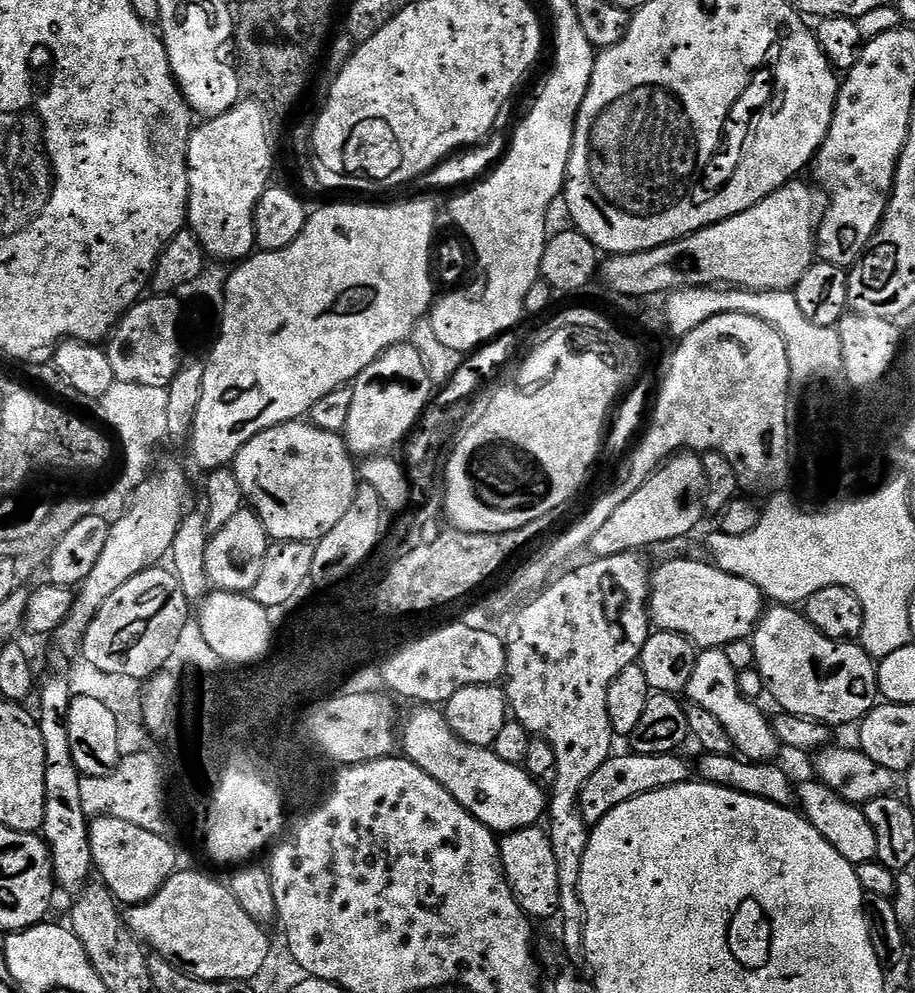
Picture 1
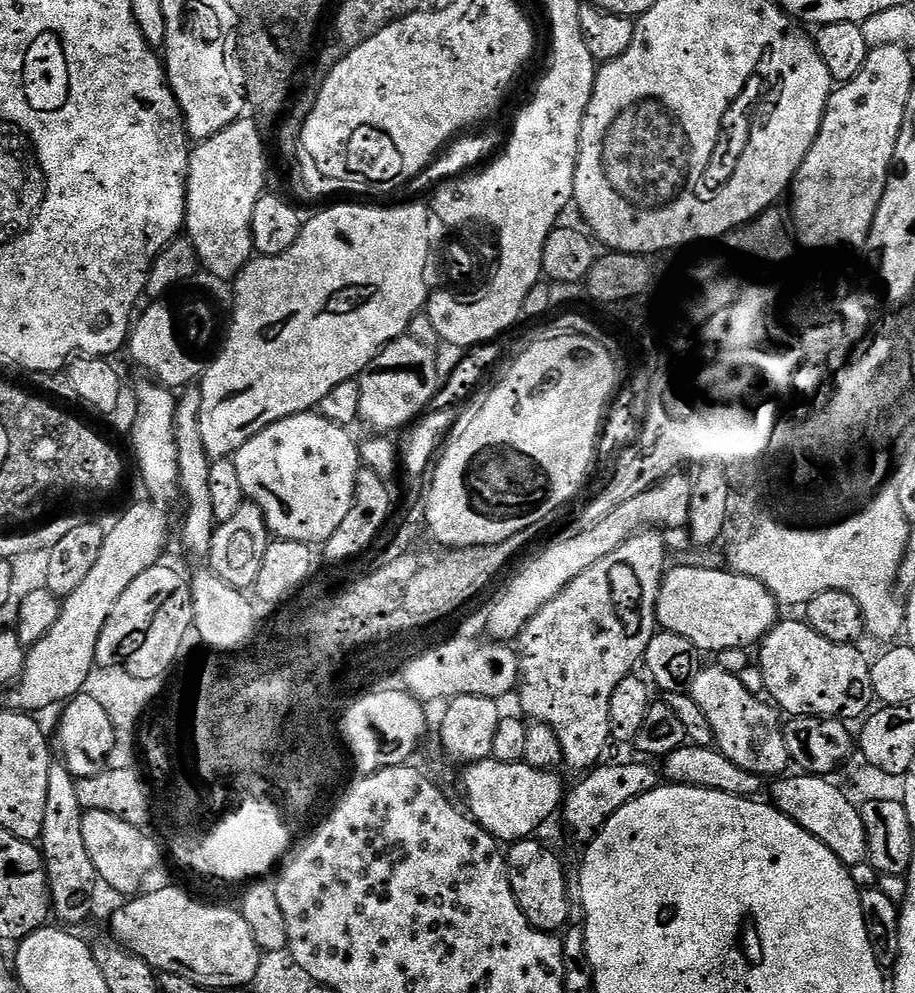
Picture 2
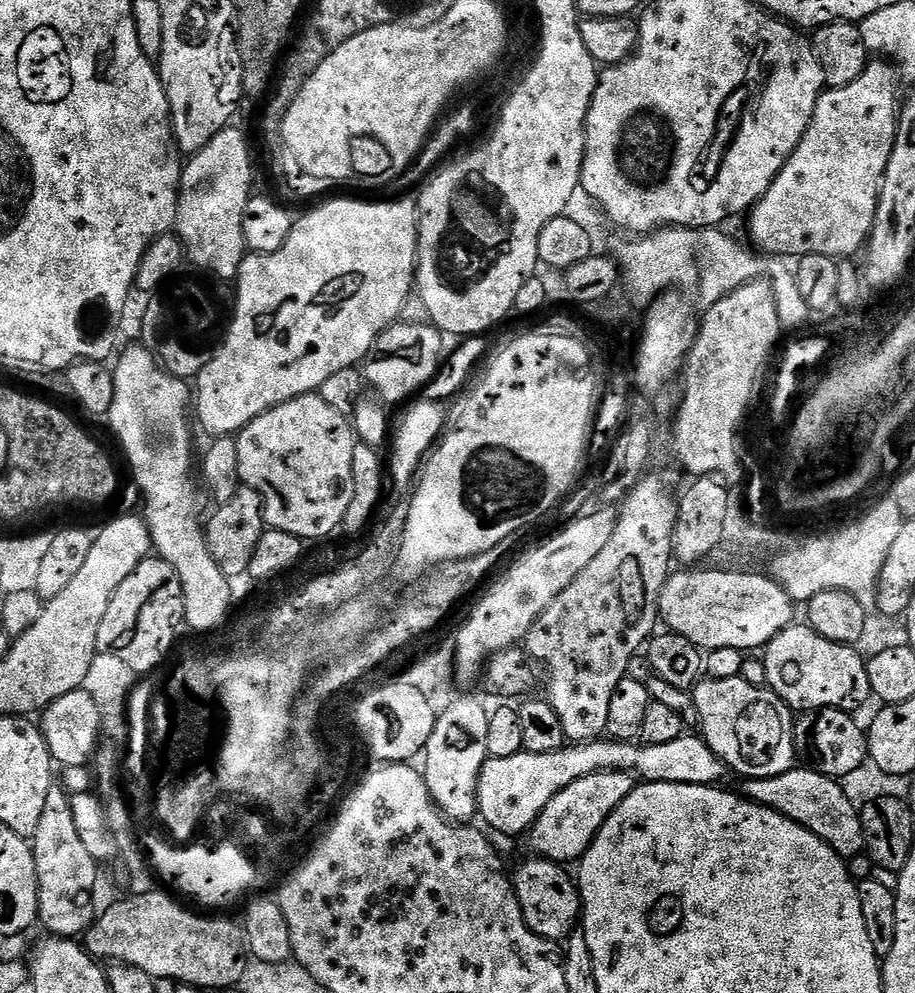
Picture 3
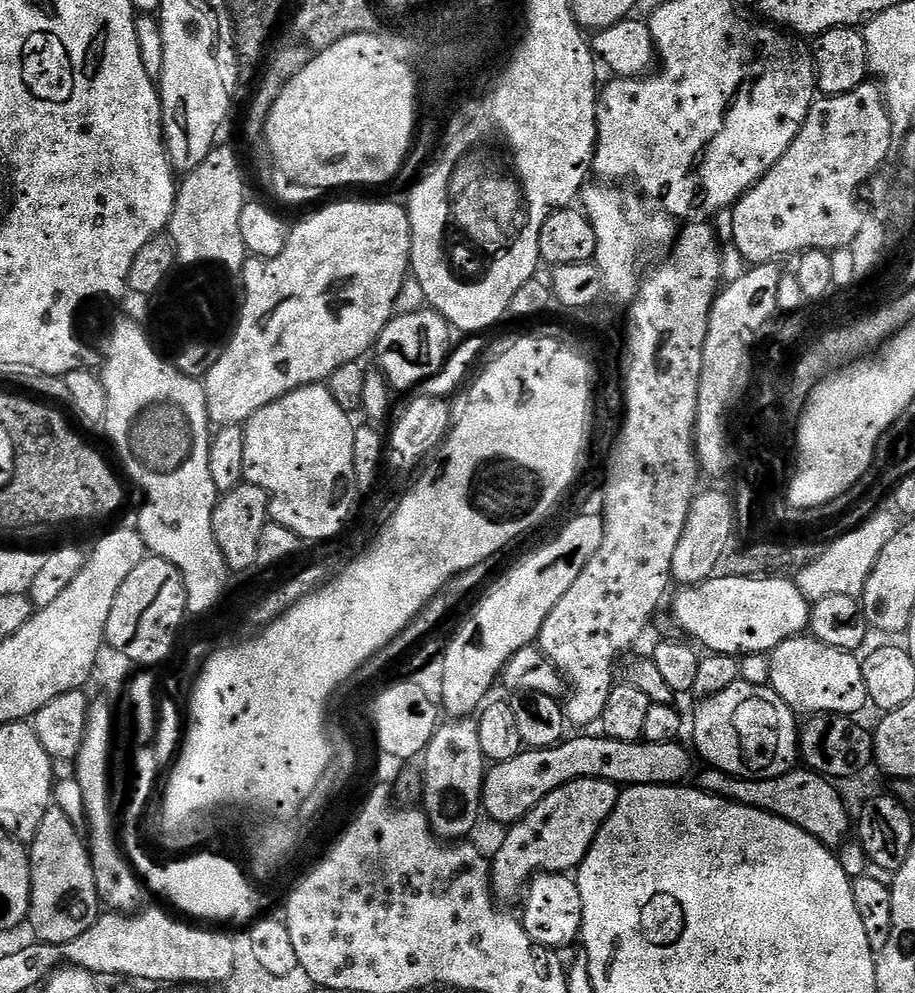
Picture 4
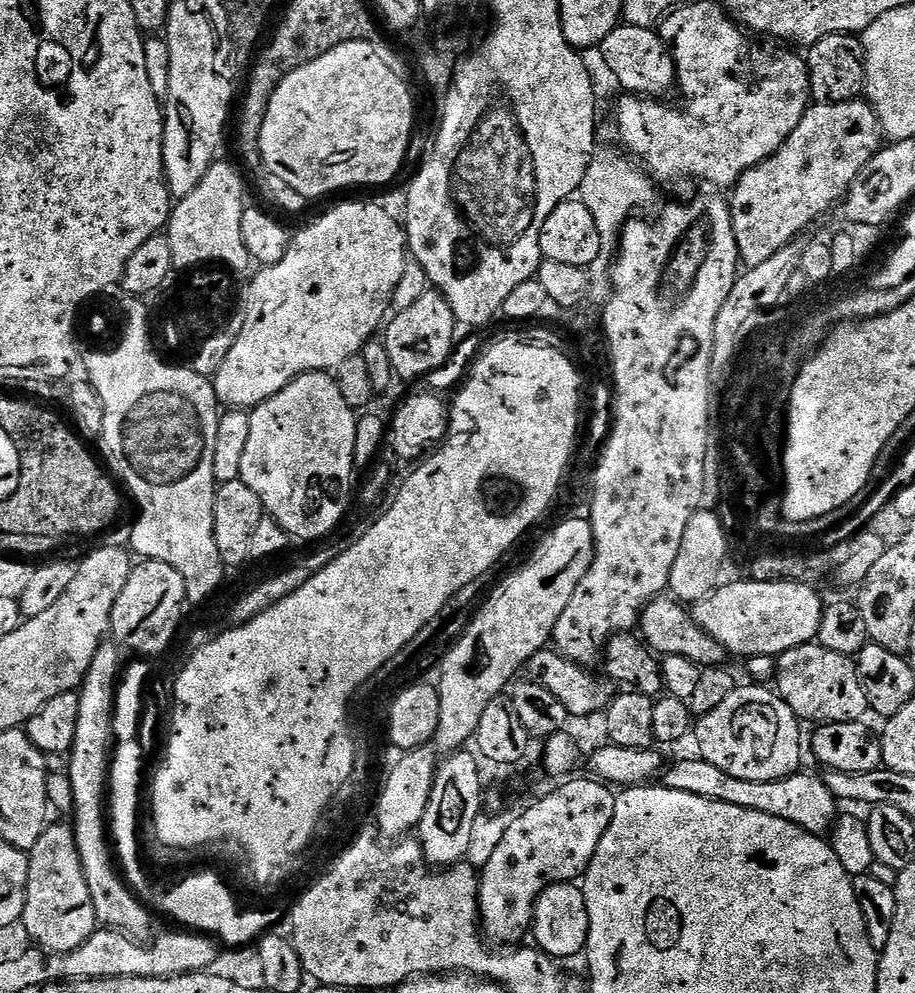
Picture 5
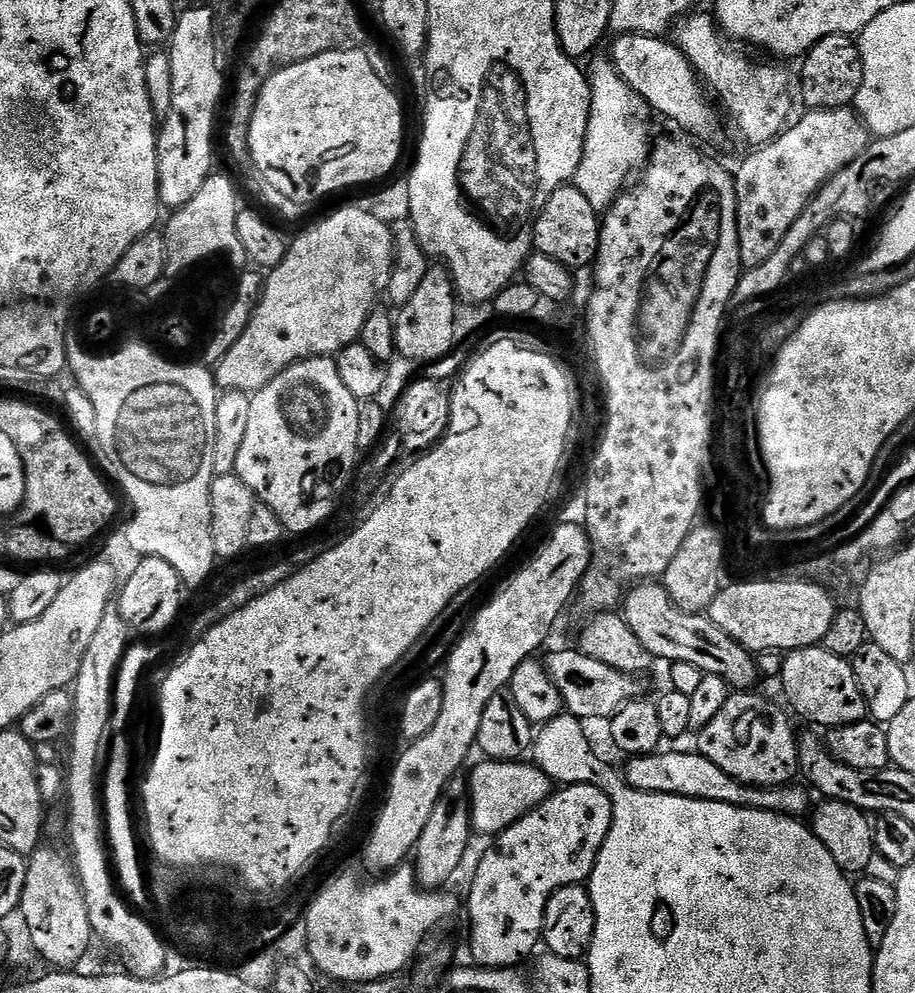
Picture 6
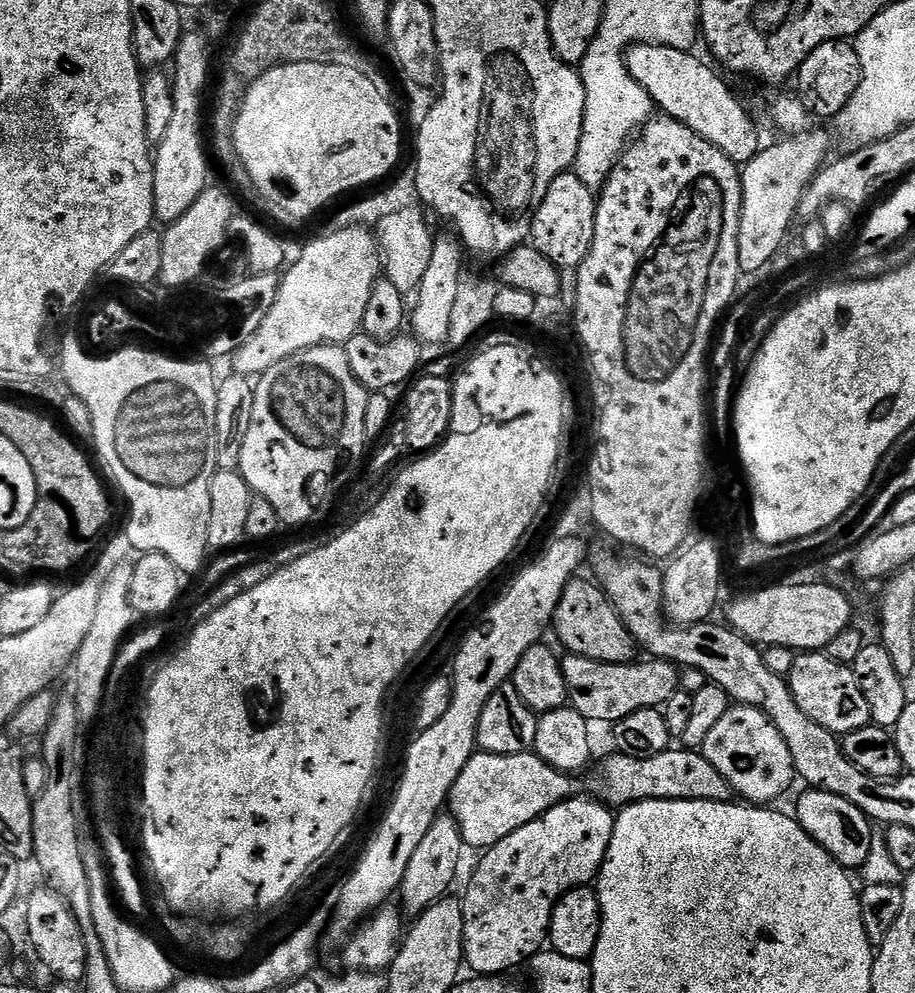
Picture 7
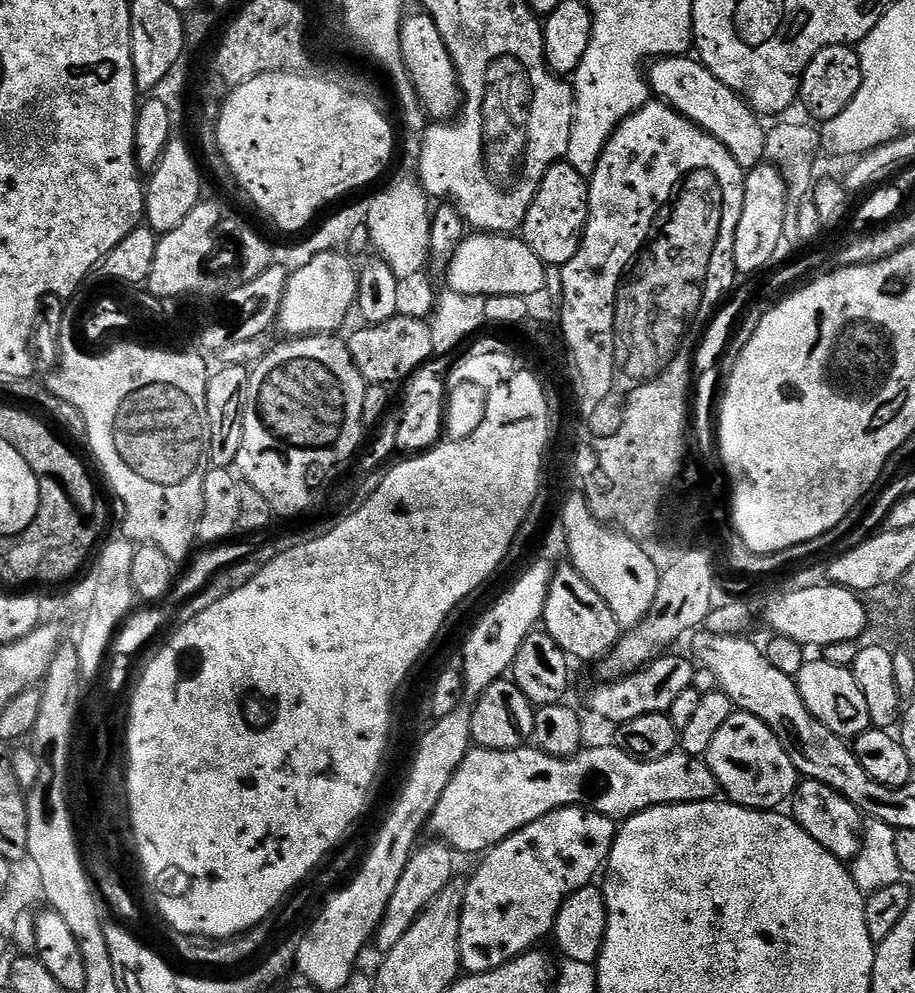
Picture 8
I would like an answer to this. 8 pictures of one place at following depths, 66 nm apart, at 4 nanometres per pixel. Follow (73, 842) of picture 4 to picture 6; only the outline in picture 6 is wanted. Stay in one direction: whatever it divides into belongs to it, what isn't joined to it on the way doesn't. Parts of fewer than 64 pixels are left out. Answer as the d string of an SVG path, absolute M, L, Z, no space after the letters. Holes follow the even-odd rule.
M41 846L27 857L28 873L22 890L20 907L22 914L26 914L26 923L30 929L30 939L34 941L34 950L41 961L45 960L48 966L56 970L72 970L76 964L88 952L88 947L94 944L92 927L90 926L90 914L86 914L86 898L80 889L80 883L76 881L76 869L72 867L69 857L52 848Z

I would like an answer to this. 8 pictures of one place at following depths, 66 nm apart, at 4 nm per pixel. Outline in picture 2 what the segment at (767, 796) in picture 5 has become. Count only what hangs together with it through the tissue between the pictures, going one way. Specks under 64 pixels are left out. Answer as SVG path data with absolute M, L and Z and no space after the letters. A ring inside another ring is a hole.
M816 773L792 775L785 775L773 783L777 784L772 788L771 803L779 812L786 813L796 824L803 826L808 833L827 845L849 868L865 863L868 857L868 834L860 808L850 802L845 789L840 786L838 788L829 777L817 776Z

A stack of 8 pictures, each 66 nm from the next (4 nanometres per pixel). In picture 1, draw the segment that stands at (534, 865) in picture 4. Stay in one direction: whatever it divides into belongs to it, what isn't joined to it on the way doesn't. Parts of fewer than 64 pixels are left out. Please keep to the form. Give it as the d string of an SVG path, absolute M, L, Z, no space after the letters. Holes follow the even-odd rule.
M632 752L628 756L613 754L606 763L598 766L586 782L586 786L580 795L580 809L584 815L584 821L589 826L594 826L602 818L613 815L617 810L639 796L655 794L658 790L669 788L675 784L689 783L688 764L680 754L638 754Z

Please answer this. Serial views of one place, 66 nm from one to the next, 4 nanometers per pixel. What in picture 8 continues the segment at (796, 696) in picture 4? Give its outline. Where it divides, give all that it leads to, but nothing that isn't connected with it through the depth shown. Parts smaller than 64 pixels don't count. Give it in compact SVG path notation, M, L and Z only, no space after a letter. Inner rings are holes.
M822 658L809 659L794 679L802 694L802 702L806 702L806 710L810 710L810 714L814 714L814 718L818 718L818 722L822 722L822 726L829 728L835 736L855 738L872 727L866 697L862 690L858 690L851 668L834 666L834 662Z

